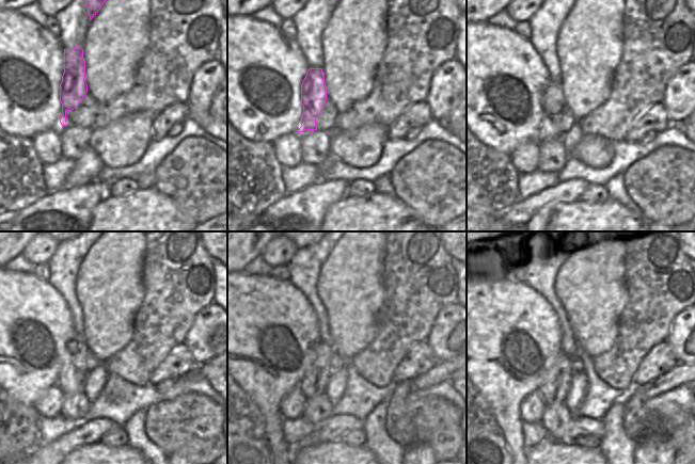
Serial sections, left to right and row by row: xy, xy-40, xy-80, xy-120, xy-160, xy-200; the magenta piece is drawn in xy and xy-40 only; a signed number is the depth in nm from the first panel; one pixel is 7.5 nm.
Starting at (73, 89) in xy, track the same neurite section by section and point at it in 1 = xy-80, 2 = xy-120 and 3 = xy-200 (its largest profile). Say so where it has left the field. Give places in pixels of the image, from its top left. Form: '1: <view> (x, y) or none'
1: xy-80 (553, 104)
2: xy-120 (72, 380)
3: xy-200 (554, 389)

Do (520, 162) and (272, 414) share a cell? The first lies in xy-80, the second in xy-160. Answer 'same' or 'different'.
different

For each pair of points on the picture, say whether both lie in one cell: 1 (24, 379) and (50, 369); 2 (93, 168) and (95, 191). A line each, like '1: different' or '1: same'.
1: same
2: different

